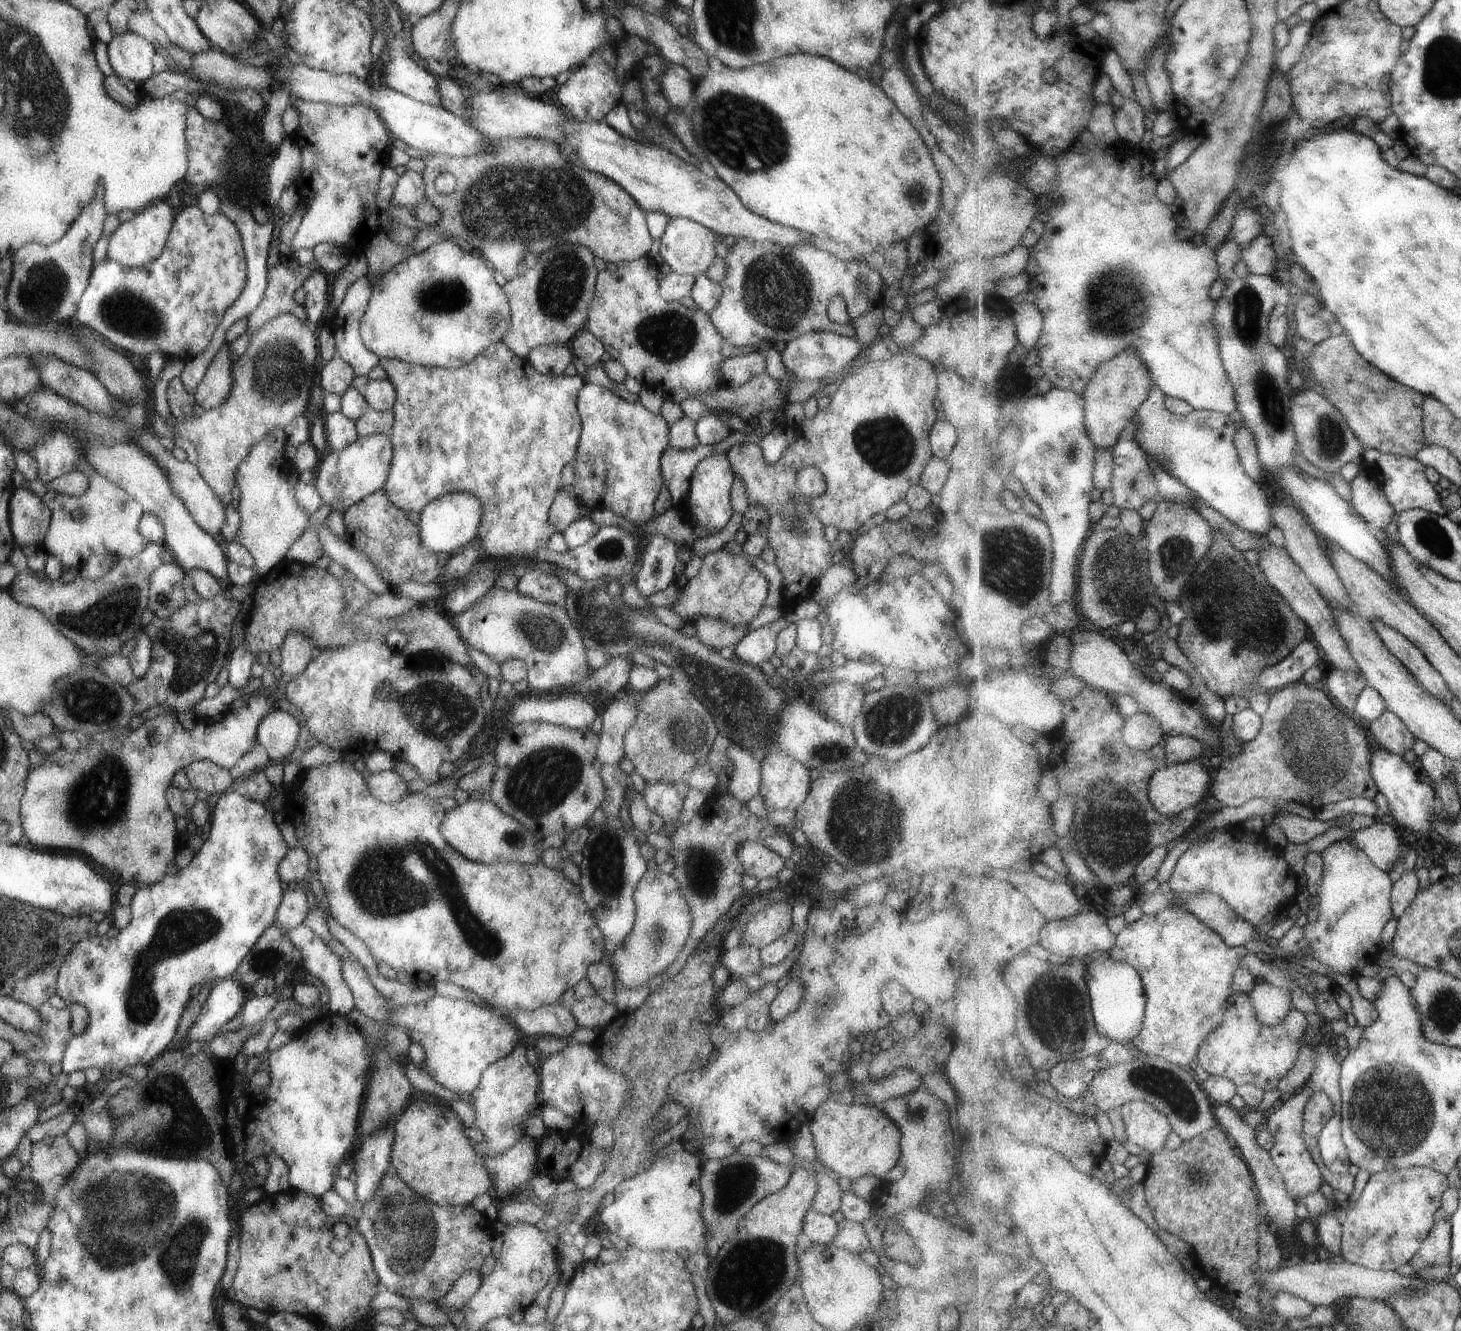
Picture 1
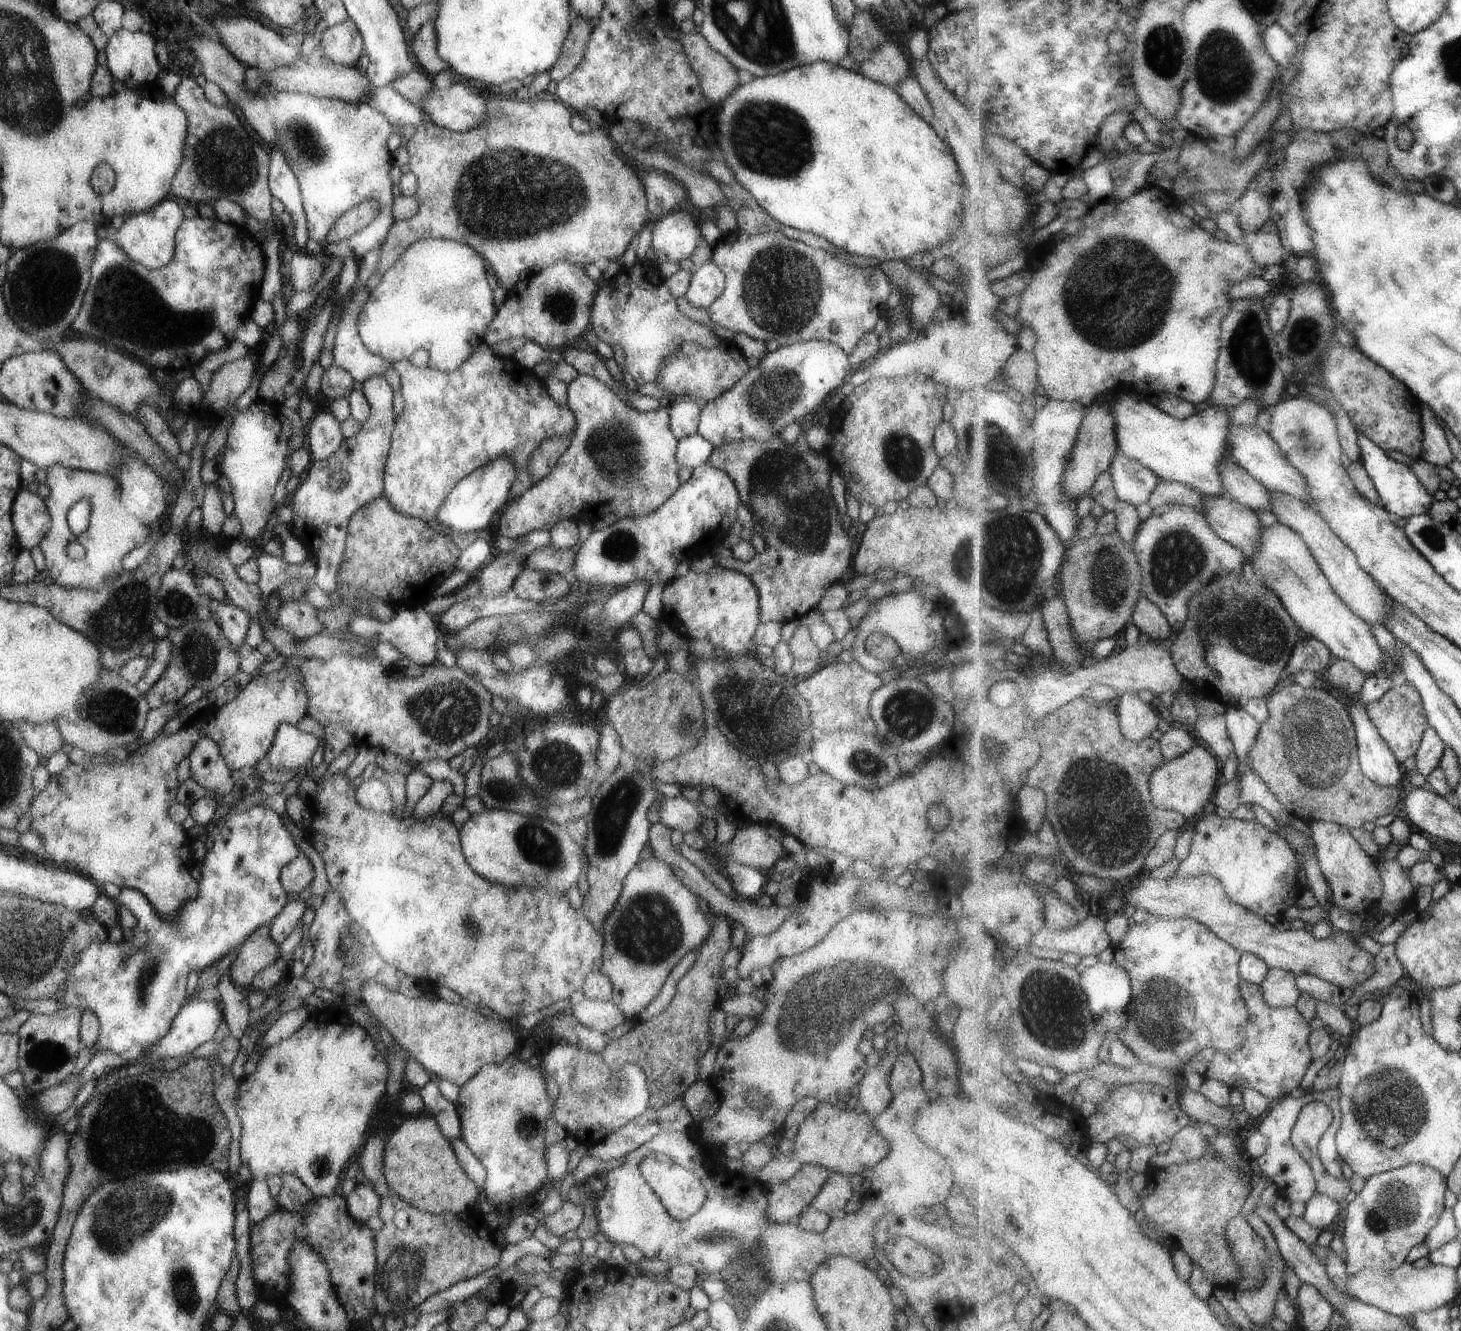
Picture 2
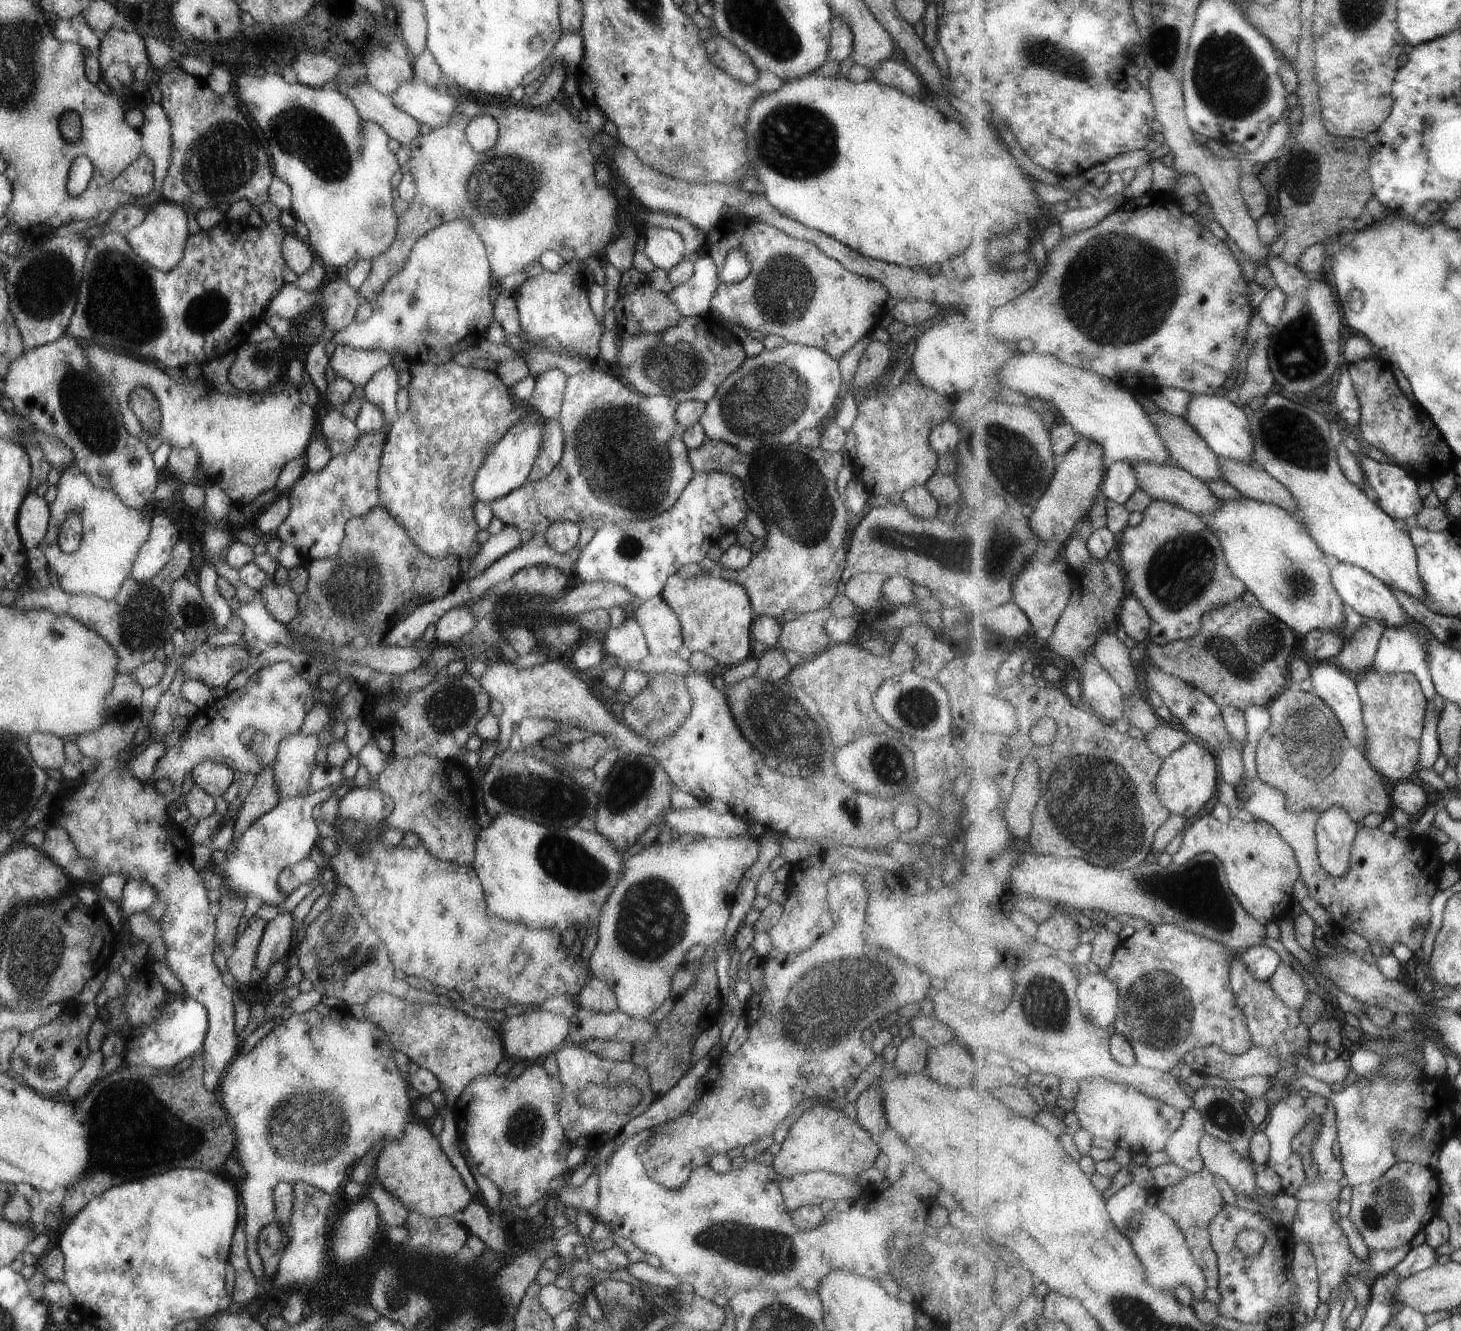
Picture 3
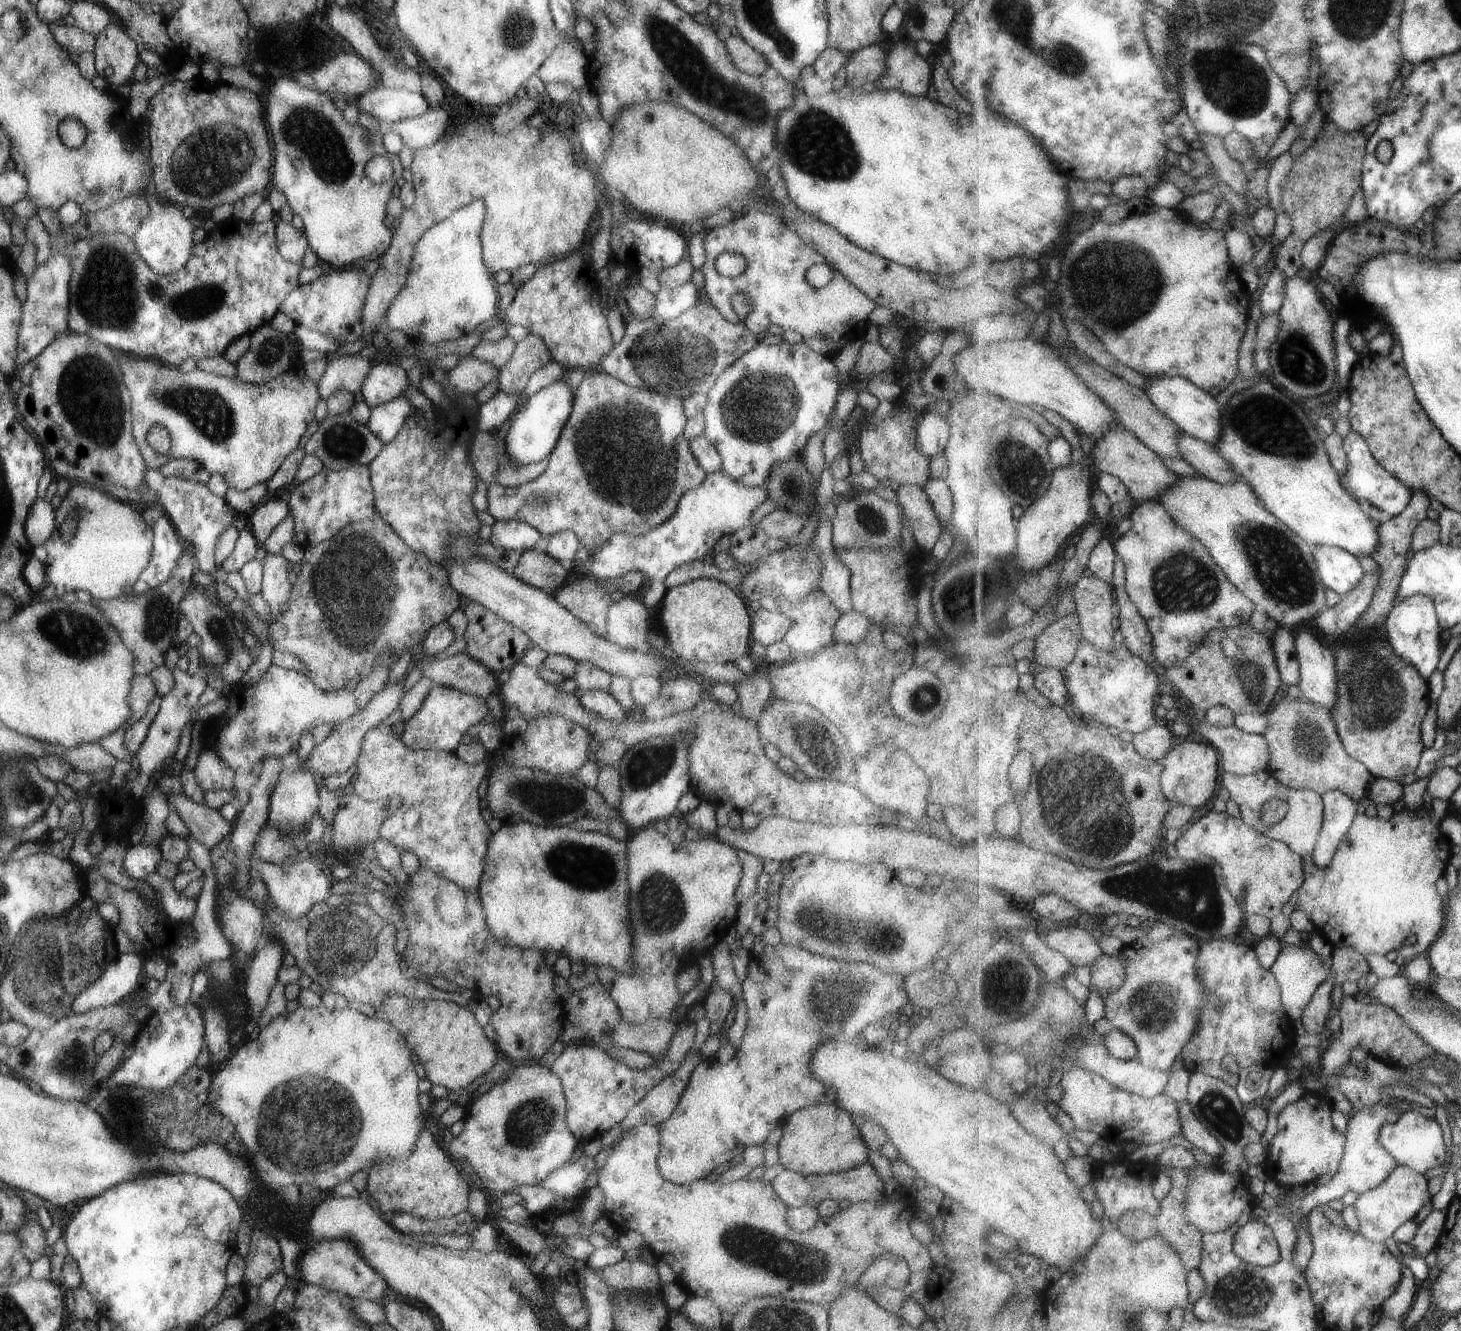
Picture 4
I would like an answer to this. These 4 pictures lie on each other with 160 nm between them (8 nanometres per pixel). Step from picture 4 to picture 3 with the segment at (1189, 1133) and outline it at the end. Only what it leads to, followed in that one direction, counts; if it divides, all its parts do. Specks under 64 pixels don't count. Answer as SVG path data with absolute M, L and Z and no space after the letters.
M1206 1134L1200 1145L1207 1169L1224 1178L1234 1190L1243 1192L1249 1199L1254 1194L1261 1194L1255 1182L1252 1159L1245 1159L1228 1142L1211 1135Z

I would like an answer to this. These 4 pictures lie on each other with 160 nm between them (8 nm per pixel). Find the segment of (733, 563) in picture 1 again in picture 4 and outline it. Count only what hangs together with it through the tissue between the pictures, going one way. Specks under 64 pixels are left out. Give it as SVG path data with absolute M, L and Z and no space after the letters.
M696 578L665 590L656 610L658 634L664 638L668 653L685 660L701 660L701 662L733 663L733 660L745 656L751 646L750 618L747 615L747 603L739 595L732 584L725 584L710 578Z

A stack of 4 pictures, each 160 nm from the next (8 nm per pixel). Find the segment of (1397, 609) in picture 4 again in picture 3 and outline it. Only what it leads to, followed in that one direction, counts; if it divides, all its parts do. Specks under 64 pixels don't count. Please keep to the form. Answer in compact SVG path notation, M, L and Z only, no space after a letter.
M1413 619L1412 625L1407 625L1406 627L1387 627L1380 640L1380 647L1376 654L1373 669L1384 675L1411 673L1418 676L1426 697L1429 700L1433 700L1438 694L1438 689L1432 679L1428 661L1426 639L1429 639L1431 636L1432 632L1429 630L1429 627L1423 621L1417 619Z

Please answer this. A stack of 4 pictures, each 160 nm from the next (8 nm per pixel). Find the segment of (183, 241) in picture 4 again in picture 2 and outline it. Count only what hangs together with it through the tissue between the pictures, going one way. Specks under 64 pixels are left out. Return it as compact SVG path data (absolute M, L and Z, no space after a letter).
M165 198L145 212L124 217L121 226L116 231L112 231L109 238L131 262L147 270L162 268L173 256L175 232L181 220L181 208L175 201L173 202L172 198Z

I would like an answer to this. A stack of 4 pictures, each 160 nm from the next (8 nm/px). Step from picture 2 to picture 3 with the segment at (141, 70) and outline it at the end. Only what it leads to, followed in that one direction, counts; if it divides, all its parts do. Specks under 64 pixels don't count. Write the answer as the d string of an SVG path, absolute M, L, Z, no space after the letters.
M111 27L109 30L107 30L107 32L105 32L105 34L100 39L97 51L98 51L98 65L101 72L104 72L104 70L107 68L107 66L109 66L109 64L115 64L115 62L125 62L125 64L127 64L127 66L132 71L132 76L133 76L133 71L138 64L143 63L146 66L149 64L145 52L144 42L141 39L141 36L138 36L135 33L135 31L125 32L125 31L113 29Z

